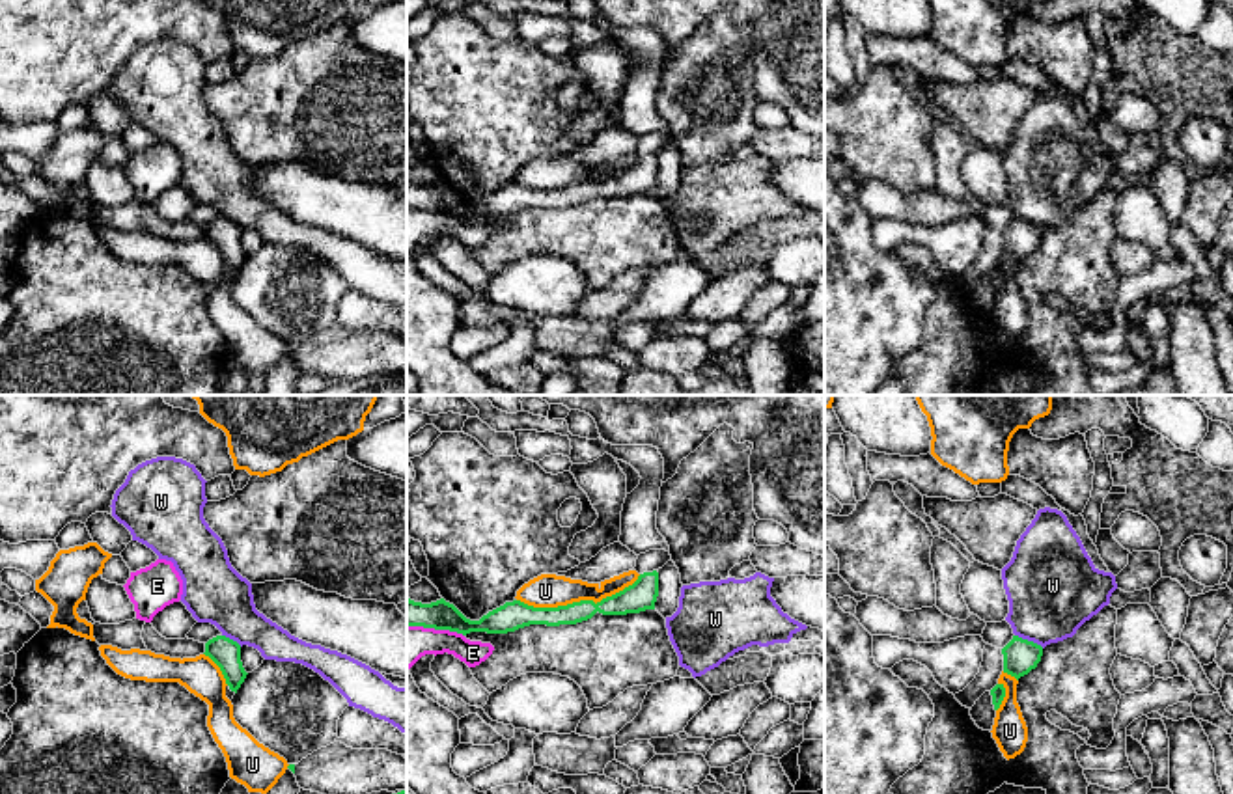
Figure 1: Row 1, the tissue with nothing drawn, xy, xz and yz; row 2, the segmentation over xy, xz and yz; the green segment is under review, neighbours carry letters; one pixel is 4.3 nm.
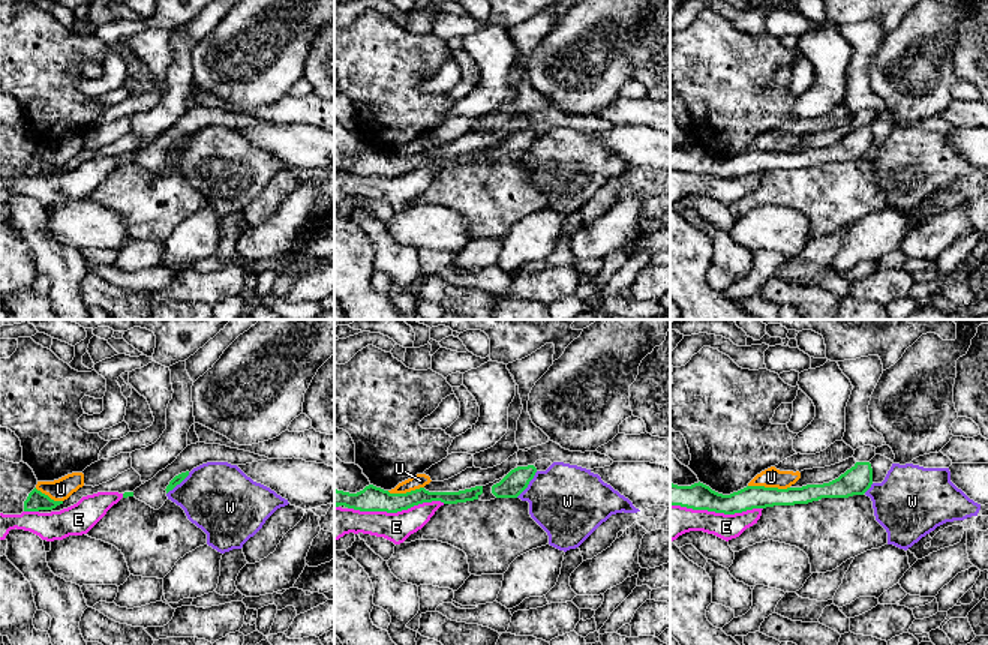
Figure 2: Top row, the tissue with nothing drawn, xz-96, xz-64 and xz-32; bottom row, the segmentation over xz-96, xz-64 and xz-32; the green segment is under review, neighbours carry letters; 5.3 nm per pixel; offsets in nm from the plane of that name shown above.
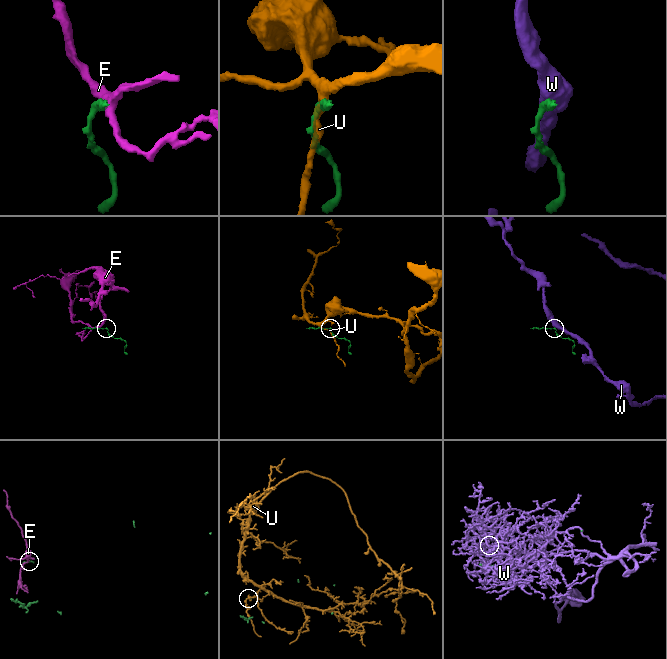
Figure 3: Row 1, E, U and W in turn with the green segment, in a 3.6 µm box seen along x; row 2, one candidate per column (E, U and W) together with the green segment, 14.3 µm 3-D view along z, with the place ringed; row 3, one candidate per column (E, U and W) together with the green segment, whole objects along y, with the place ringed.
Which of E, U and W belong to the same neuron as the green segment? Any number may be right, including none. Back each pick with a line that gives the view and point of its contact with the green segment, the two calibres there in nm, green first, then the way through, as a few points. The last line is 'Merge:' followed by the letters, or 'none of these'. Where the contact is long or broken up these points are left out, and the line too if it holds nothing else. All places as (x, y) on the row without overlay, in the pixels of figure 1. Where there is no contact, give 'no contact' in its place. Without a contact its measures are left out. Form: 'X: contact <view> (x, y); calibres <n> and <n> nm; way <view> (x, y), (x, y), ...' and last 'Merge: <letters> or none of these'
W: contact yz (1030, 224); calibres 150 and 400 nm
Merge: W

